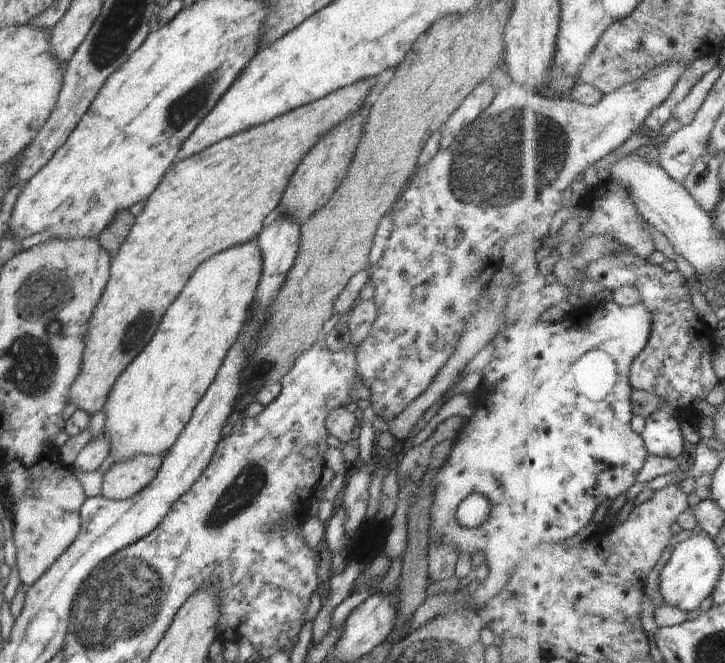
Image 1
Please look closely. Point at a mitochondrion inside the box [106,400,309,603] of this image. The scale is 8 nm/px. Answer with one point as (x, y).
(248, 484)

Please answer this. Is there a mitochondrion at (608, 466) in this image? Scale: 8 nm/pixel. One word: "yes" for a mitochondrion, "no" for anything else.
no

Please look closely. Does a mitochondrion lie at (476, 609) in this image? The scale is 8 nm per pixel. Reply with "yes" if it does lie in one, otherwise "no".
no

